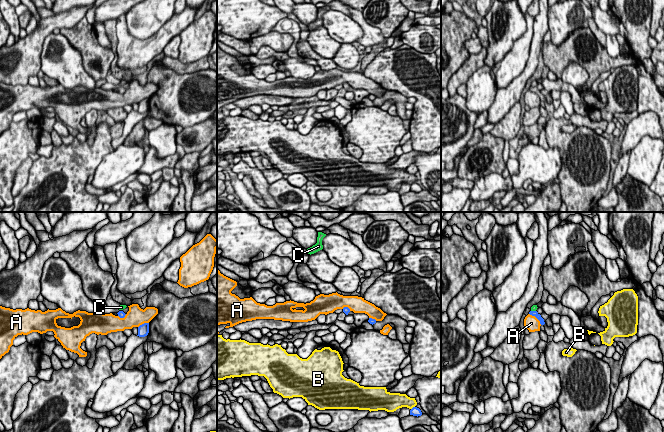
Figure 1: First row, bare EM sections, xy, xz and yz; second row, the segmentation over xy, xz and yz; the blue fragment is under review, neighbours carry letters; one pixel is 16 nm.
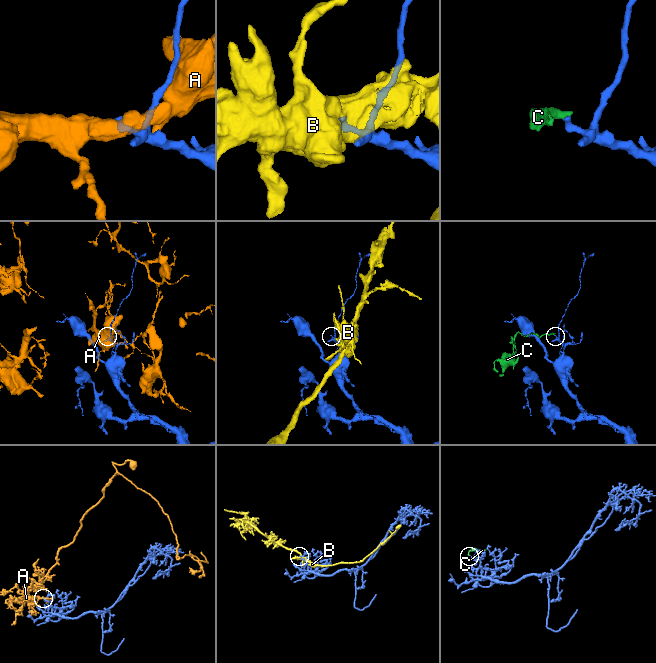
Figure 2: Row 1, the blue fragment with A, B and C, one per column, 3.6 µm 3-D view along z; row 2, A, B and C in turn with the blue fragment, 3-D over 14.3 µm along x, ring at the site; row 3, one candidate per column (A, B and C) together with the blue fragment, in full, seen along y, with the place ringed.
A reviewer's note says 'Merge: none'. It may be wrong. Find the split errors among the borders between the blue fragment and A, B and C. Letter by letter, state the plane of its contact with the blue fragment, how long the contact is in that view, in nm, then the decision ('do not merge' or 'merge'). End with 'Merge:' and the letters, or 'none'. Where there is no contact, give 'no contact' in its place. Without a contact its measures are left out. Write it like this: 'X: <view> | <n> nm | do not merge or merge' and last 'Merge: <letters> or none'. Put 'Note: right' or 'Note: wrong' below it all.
A: yz | 280 nm | do not merge
B: xz | 80 nm | do not merge
C: yz | 80 nm | do not merge
Merge: none
Note: right

